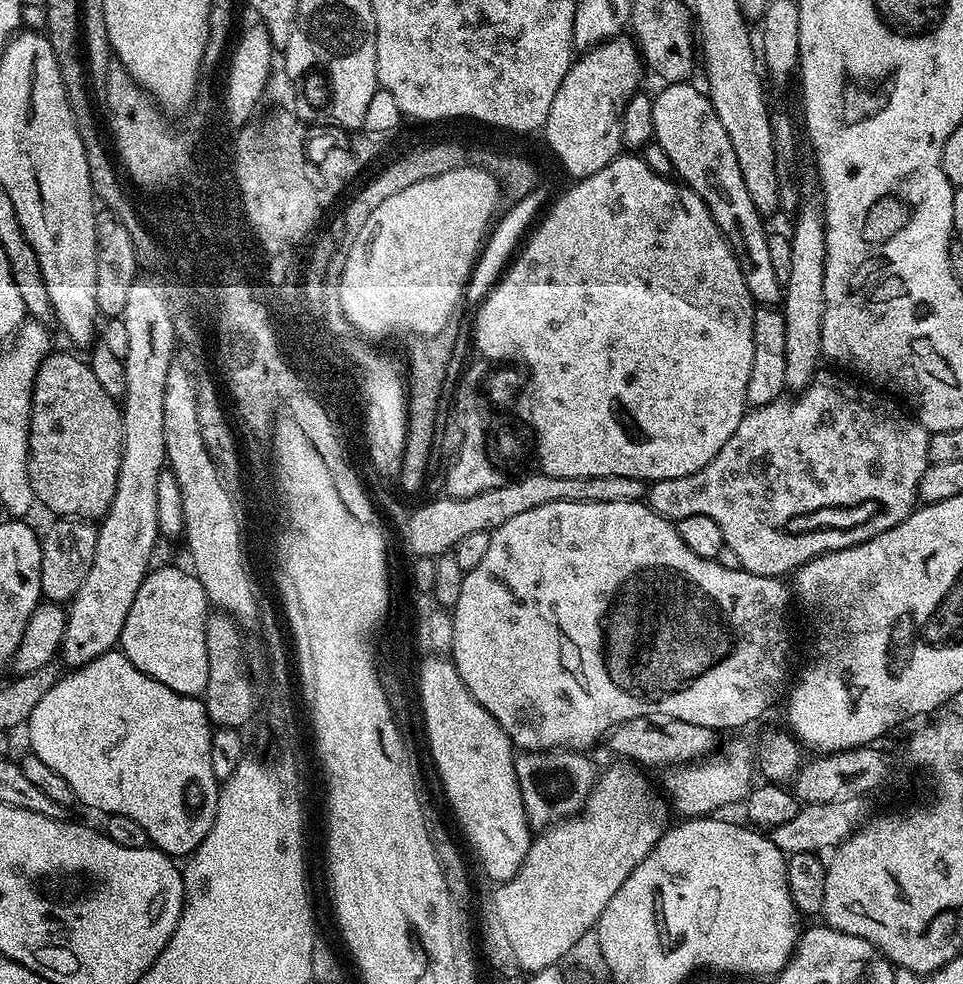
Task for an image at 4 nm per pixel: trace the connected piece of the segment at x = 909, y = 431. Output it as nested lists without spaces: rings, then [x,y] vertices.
[[[817,371],[812,381],[804,389],[797,391],[793,400],[781,398],[770,402],[761,408],[749,407],[745,411],[742,422],[738,422],[738,430],[730,434],[730,442],[702,466],[694,474],[686,474],[686,478],[674,478],[673,480],[658,480],[649,487],[646,503],[649,508],[665,516],[673,522],[682,518],[690,518],[690,514],[706,514],[708,518],[714,518],[722,529],[724,547],[734,550],[738,558],[742,558],[742,568],[746,572],[753,572],[759,576],[783,577],[783,572],[795,573],[797,568],[815,556],[821,556],[834,550],[849,548],[855,544],[866,542],[878,534],[882,534],[885,528],[893,528],[898,522],[902,522],[914,511],[918,504],[920,483],[929,466],[928,459],[928,429],[920,425],[915,415],[909,414],[891,395],[877,390],[863,383],[851,384],[832,372]]]

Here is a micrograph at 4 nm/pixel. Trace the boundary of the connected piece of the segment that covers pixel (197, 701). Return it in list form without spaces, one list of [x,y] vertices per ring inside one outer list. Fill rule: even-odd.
[[[113,650],[94,658],[81,668],[65,671],[57,683],[39,699],[28,718],[26,729],[28,729],[28,744],[32,747],[29,748],[31,755],[42,758],[42,762],[46,762],[46,766],[50,766],[54,774],[62,774],[62,778],[70,782],[70,790],[74,790],[76,799],[81,805],[84,803],[88,808],[97,808],[98,811],[104,812],[103,814],[125,815],[126,818],[132,818],[145,827],[151,843],[161,852],[167,852],[173,858],[187,858],[206,838],[210,826],[214,826],[221,785],[214,774],[214,766],[210,766],[210,742],[214,725],[208,718],[203,699],[200,696],[183,696],[170,686],[164,686],[162,682],[150,678],[138,666],[134,666],[134,662],[130,662],[130,658],[126,658],[123,652]]]

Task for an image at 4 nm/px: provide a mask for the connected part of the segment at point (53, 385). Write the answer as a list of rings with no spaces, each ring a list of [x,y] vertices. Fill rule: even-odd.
[[[53,351],[44,359],[36,375],[36,388],[32,392],[32,421],[28,427],[28,473],[30,474],[30,486],[37,501],[41,505],[44,503],[50,511],[57,512],[55,515],[60,518],[79,518],[89,522],[99,521],[107,515],[116,497],[123,446],[124,418],[117,397],[106,394],[106,390],[102,388],[102,382],[98,382],[98,378],[94,378],[94,370],[87,359],[79,360],[78,357],[71,356],[68,352]]]

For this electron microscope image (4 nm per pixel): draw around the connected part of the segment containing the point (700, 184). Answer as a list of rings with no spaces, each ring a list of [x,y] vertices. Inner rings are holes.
[[[692,82],[665,83],[664,89],[655,93],[652,102],[654,140],[669,155],[675,175],[685,185],[688,183],[695,195],[703,198],[716,225],[728,239],[732,253],[738,258],[753,301],[760,306],[779,305],[782,276],[776,273],[776,260],[772,257],[772,248],[760,221],[762,213],[755,208],[751,192],[746,188],[746,178],[742,166],[738,166],[738,154],[734,154],[734,142],[730,142],[726,126],[722,126],[711,99],[694,85]]]

